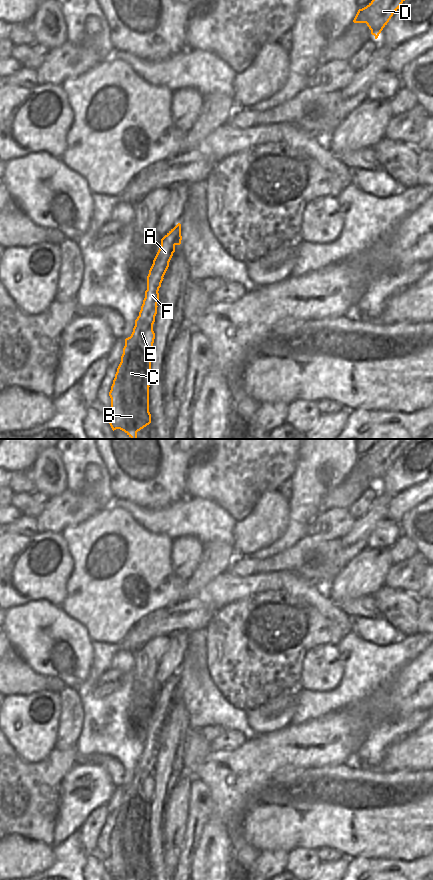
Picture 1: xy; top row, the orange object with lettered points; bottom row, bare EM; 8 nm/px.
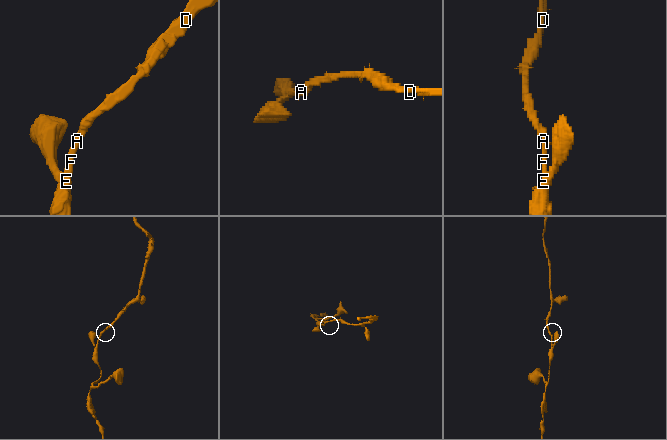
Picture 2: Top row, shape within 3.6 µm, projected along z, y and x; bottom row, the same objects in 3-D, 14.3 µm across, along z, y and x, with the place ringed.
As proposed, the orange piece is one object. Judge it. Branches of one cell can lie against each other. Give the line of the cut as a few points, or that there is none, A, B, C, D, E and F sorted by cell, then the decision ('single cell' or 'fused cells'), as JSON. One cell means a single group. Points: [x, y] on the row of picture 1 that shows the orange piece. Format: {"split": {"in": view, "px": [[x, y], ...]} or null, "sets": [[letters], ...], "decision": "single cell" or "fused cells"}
{"split": null, "sets": [["A", "B", "C", "D", "E", "F"]], "decision": "single cell"}

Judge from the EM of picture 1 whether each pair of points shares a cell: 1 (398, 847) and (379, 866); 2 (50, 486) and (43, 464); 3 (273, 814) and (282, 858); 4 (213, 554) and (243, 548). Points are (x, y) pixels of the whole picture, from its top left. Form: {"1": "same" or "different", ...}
{"1": "different", "2": "same", "3": "different", "4": "different"}

